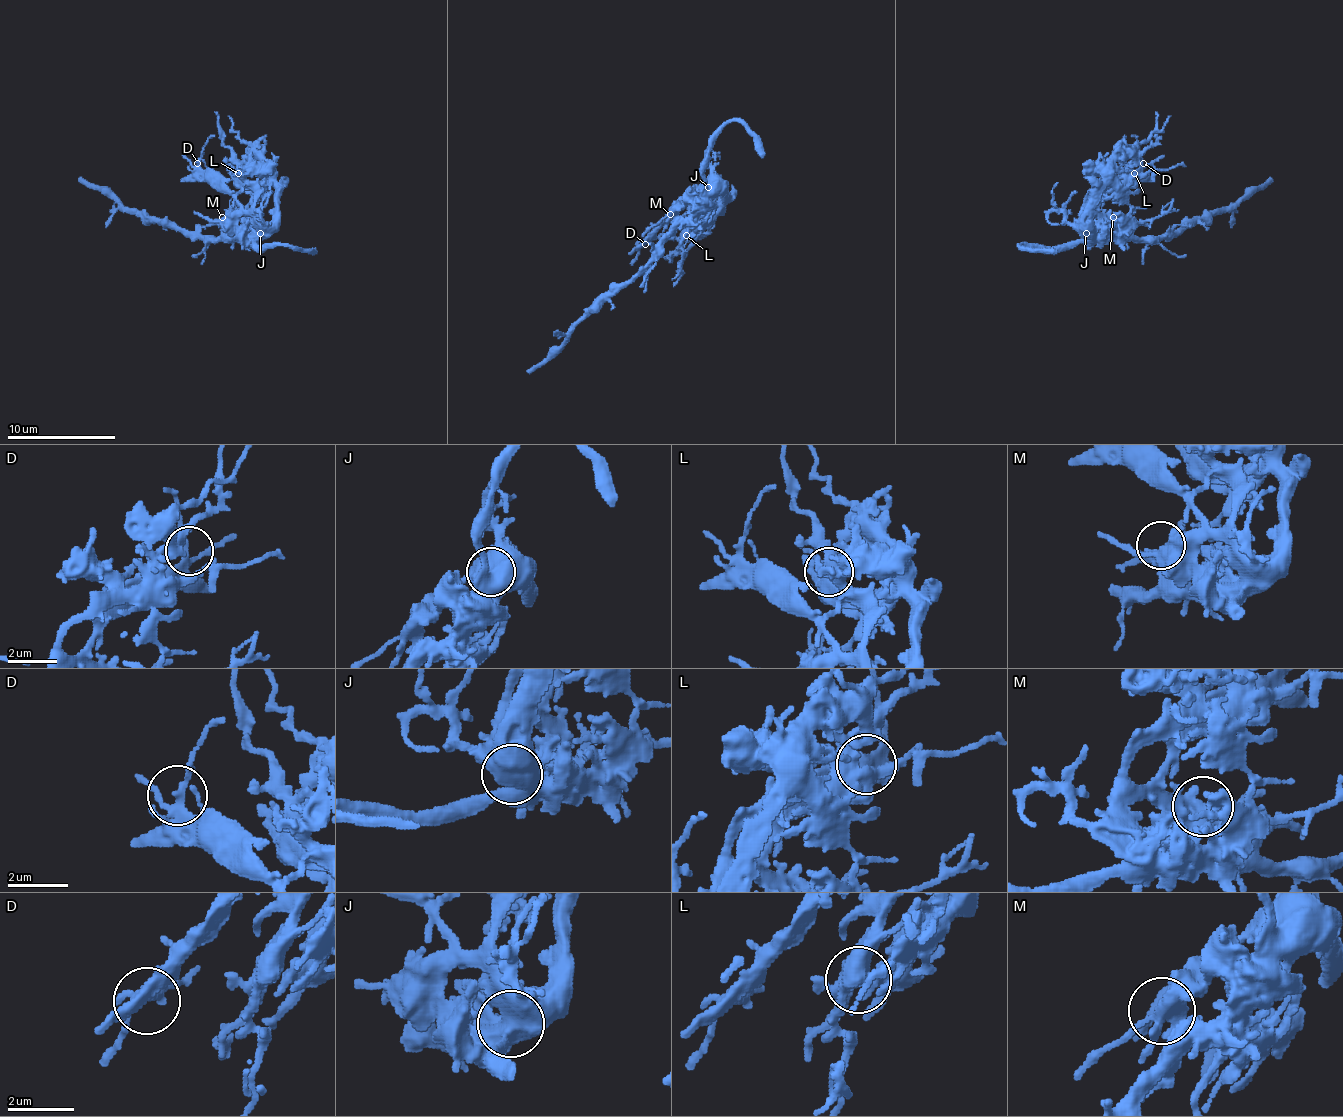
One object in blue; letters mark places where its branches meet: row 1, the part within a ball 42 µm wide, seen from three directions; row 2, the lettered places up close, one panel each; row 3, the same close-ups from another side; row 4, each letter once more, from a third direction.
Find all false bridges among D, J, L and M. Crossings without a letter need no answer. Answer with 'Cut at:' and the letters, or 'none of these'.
Cut at: none of these

